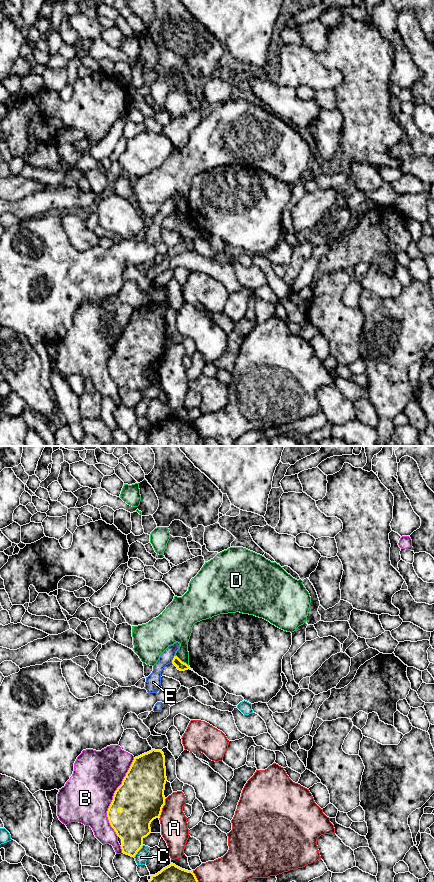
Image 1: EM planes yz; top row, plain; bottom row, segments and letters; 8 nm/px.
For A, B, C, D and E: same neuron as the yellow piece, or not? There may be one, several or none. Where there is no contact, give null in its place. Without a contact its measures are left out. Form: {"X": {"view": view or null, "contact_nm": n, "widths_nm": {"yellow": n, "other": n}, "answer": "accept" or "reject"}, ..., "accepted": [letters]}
{"A": {"view": "yz", "contact_nm": 180, "widths_nm": {"yellow": 380, "other": 220}, "answer": "reject"}, "B": {"view": "yz", "contact_nm": 650, "widths_nm": {"yellow": 380, "other": 400}, "answer": "reject"}, "C": {"view": "yz", "contact_nm": 130, "widths_nm": {"yellow": 280, "other": 100}, "answer": "reject"}, "D": {"view": "yz", "contact_nm": 140, "widths_nm": {"yellow": 70, "other": 190}, "answer": "reject"}, "E": {"view": "yz", "contact_nm": 70, "widths_nm": {"yellow": 70, "other": 130}, "answer": "reject"}, "accepted": []}

